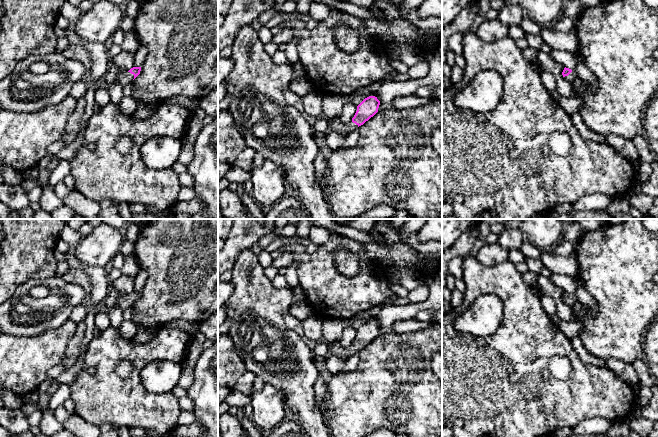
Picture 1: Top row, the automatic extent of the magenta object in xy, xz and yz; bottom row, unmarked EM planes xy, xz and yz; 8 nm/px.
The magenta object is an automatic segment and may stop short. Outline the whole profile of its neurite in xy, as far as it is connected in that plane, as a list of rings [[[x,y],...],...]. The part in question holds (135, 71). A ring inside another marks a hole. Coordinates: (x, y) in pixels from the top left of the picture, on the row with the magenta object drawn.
[[[110,64],[103,79],[108,85],[117,82],[124,87],[131,83],[140,74],[140,71],[141,67],[133,67],[129,71],[120,72],[115,65]]]

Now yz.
[[[564,68],[562,75],[564,77],[564,79],[568,82],[570,82],[571,84],[573,84],[575,82],[575,80],[578,78],[578,75],[575,71],[572,71],[569,68]]]

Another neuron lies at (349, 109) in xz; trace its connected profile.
[[[347,103],[343,107],[343,110],[341,115],[339,116],[339,119],[344,123],[351,122],[356,111],[357,111],[357,106],[355,106],[352,103]]]

